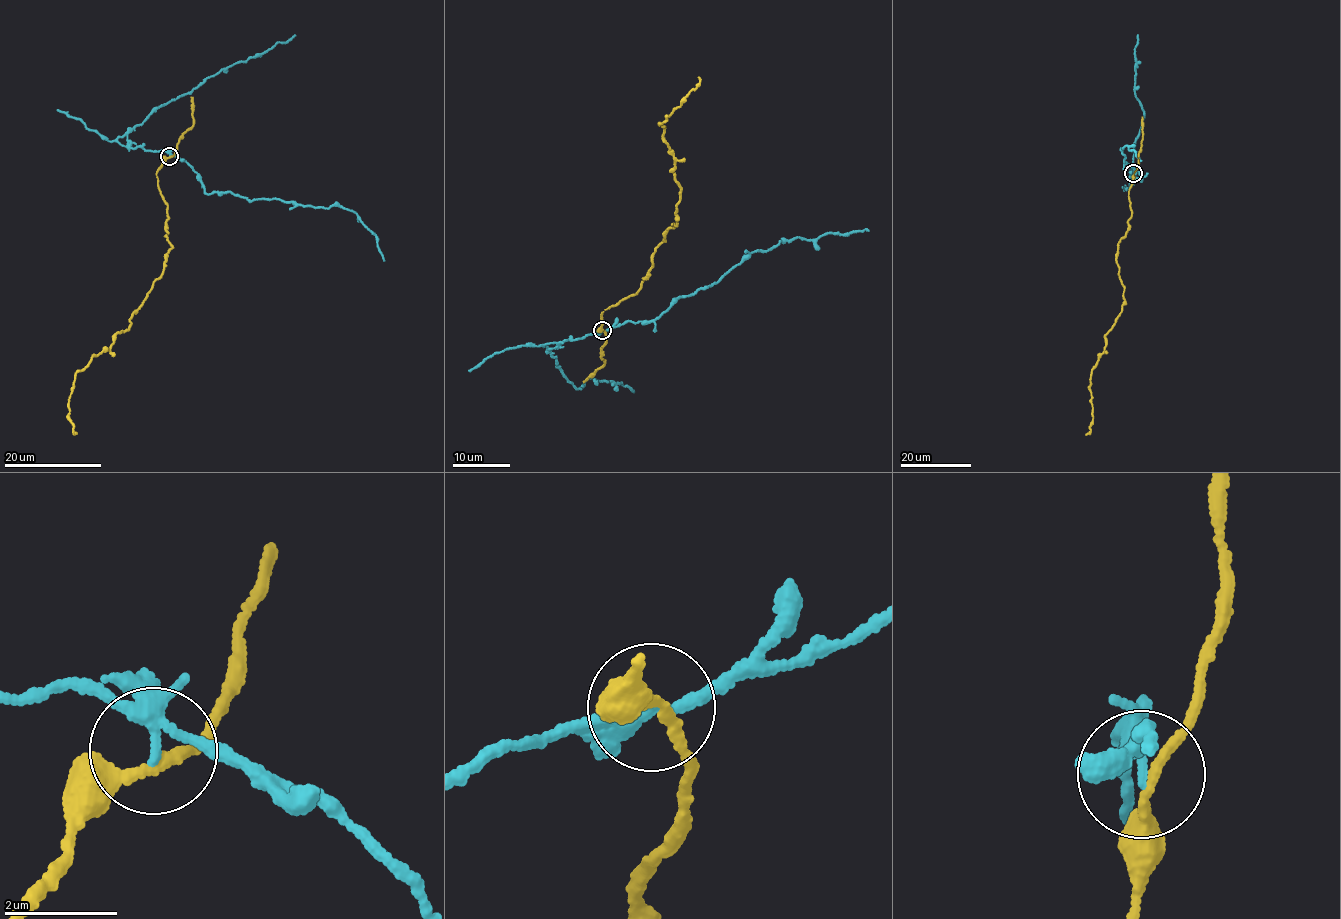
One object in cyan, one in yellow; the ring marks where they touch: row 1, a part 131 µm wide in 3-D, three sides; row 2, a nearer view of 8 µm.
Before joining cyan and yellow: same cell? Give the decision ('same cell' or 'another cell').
another cell

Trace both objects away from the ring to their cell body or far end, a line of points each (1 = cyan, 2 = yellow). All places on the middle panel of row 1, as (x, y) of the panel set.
1: (603, 331), (651, 320), (682, 296), (717, 281), (751, 252), (766, 252), (778, 242), (869, 231)
2: (603, 331), (602, 313), (641, 288), (658, 245), (676, 225), (681, 191), (659, 124), (697, 87), (699, 77)

